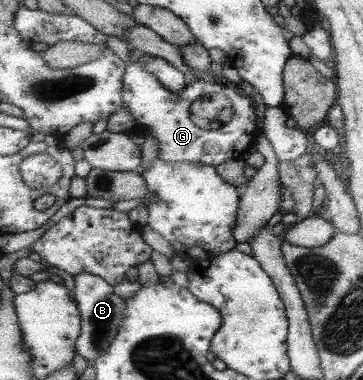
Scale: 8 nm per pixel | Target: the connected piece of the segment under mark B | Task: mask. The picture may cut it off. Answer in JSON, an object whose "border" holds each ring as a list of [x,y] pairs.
{"border":[[[79,273],[74,277],[74,284],[74,297],[80,307],[82,319],[81,335],[78,337],[76,348],[78,355],[95,361],[102,353],[108,351],[111,342],[119,332],[119,326],[125,322],[128,303],[125,298],[115,293],[113,285],[96,274]]]}

